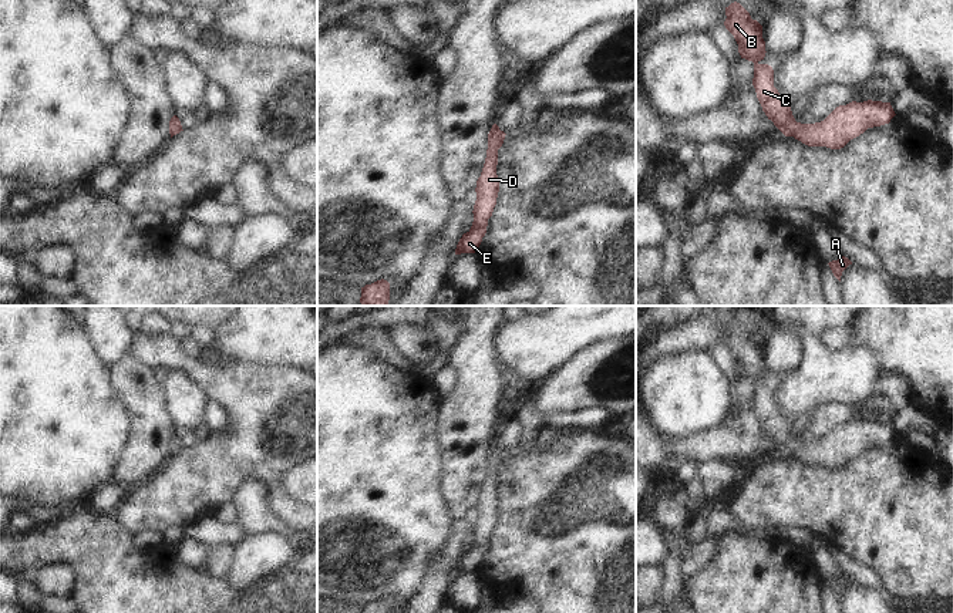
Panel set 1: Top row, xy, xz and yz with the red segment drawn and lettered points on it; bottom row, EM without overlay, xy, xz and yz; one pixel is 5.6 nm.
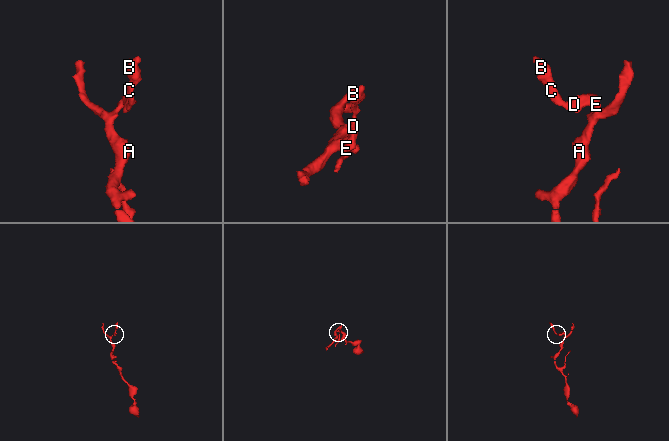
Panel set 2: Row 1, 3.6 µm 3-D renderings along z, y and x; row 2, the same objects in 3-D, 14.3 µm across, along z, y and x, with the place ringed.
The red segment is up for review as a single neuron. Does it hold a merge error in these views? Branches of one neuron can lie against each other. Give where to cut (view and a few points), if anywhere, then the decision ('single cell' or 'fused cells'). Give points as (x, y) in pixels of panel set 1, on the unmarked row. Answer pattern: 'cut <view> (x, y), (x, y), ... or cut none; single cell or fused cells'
cut none; single cell

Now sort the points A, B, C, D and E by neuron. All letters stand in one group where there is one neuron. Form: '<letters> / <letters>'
A B C D E

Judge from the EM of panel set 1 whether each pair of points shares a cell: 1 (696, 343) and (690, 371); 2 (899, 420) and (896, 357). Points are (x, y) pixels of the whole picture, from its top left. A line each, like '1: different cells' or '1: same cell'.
1: different cells
2: different cells

